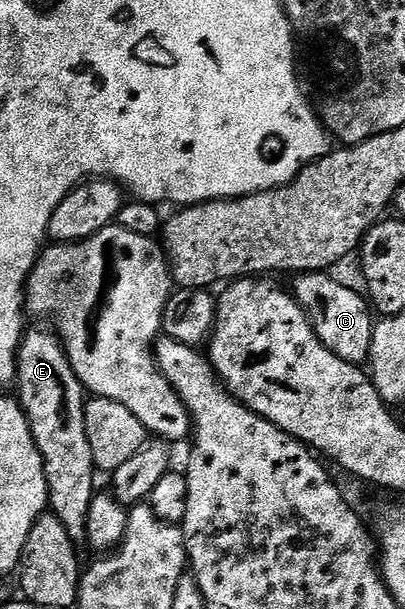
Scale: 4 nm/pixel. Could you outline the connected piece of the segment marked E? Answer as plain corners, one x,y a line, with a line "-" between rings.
27,330
18,344
17,360
16,398
26,410
32,437
46,467
49,510
58,518
60,525
68,529
68,537
72,537
75,545
85,544
88,509
96,494
96,468
88,445
88,433
84,429
87,392
68,361
62,340
53,330

